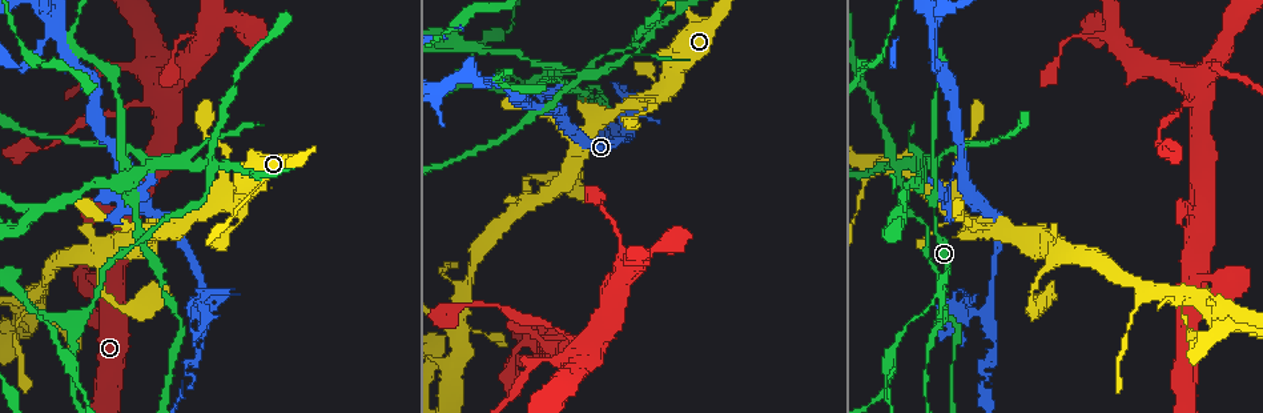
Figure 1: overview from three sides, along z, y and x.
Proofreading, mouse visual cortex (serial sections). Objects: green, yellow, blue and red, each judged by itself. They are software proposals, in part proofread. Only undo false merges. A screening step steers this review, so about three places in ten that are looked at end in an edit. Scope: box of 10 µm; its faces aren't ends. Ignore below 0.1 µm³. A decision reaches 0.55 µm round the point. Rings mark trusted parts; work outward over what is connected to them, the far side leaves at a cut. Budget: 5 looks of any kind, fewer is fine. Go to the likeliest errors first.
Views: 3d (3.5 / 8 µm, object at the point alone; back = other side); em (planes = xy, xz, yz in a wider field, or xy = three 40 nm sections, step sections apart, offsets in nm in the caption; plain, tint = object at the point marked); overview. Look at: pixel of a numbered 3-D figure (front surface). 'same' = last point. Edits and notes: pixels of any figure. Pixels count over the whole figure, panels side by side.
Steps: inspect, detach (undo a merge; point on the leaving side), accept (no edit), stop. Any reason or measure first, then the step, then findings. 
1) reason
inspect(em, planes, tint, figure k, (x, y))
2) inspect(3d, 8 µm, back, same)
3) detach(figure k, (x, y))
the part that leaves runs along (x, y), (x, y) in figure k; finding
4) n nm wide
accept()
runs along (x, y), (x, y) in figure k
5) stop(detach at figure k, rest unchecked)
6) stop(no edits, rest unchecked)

four arms meet
inspect(3d, 3.5 µm, figure 1, (552, 68))

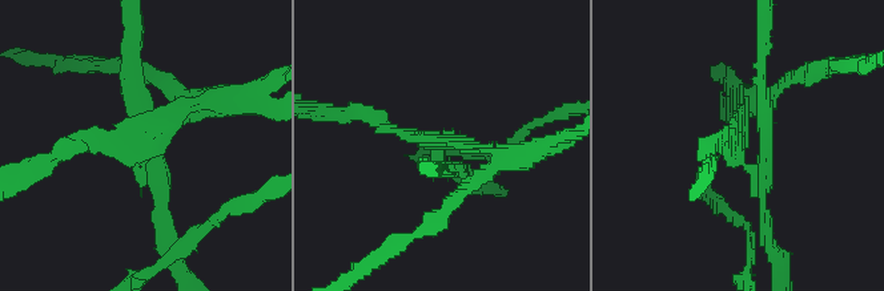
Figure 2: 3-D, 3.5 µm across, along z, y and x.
inspect(em, xy, step 2, plain, figure 2, (432, 145))

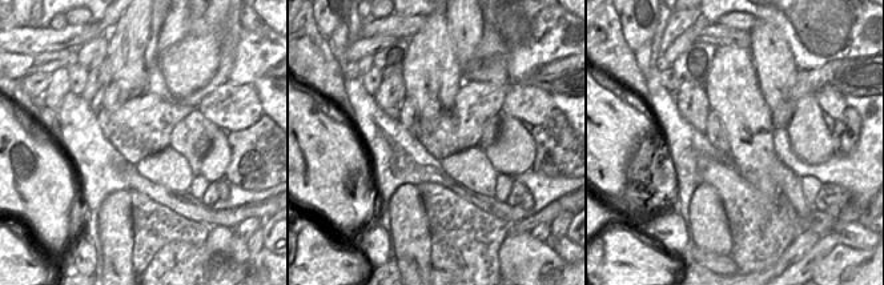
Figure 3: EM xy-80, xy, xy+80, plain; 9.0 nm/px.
inspect(em, xy, step 2, tint, same)

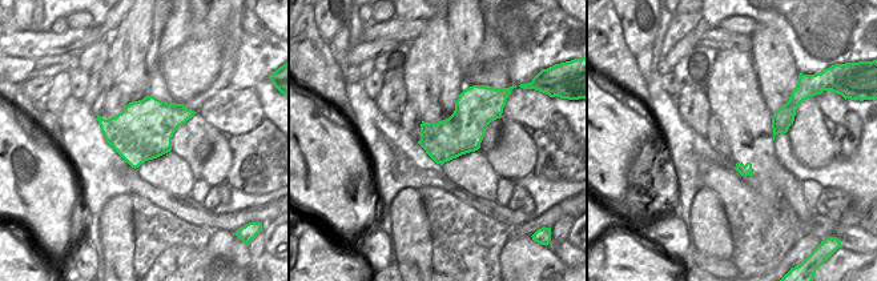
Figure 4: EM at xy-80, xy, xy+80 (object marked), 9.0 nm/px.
4 arms; arms of 150, 150, 150, 200 nm
detach(figure 2, (408, 136))
the part that leaves runs along (434, 149), (537, 153) in figure 2; a second cell is stuck on

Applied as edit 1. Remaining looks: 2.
inspect(3d, 3.5 µm, figure 1, (990, 313))

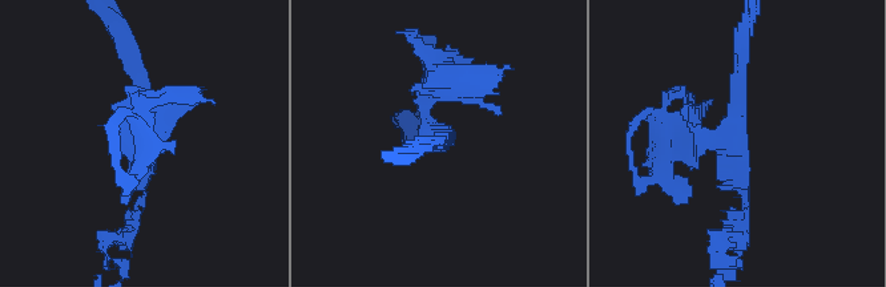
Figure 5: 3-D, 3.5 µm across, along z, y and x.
inspect(em, xy, step 5, tint, figure 5, (433, 132))

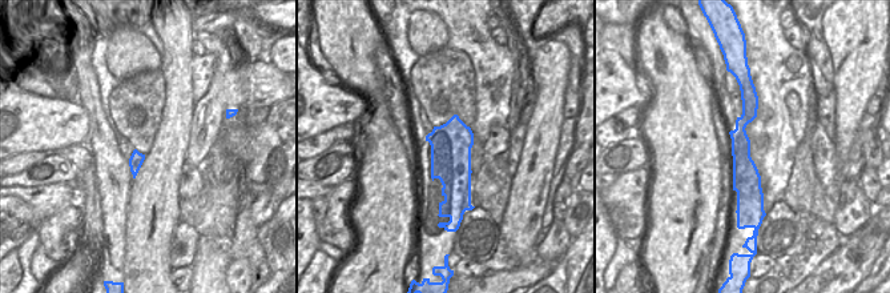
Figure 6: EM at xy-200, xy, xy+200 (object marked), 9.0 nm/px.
380 nm wide
accept()
runs along (750, 95), (741, 123), (740, 201) in figure 6; all the same cell

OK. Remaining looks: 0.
stop(detach at figure 2, rest unchecked)

